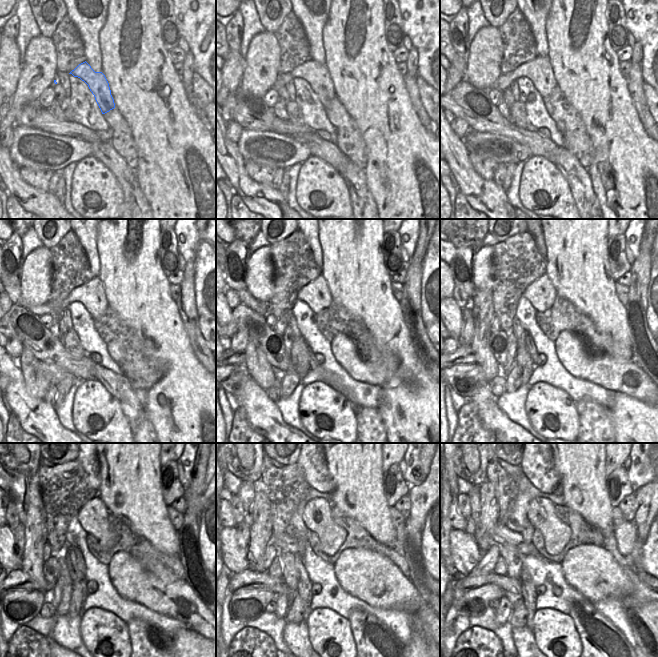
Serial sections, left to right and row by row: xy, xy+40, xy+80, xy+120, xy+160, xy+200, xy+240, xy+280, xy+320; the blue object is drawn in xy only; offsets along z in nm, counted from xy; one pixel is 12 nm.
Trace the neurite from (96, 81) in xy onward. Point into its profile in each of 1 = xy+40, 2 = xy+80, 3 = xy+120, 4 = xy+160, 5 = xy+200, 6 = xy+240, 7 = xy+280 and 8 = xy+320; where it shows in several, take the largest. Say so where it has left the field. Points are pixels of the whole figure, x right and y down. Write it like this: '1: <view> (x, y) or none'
1: xy+40 (317, 75)
2: xy+80 (539, 71)
3: xy+120 (92, 295)
4: xy+160 (316, 294)
5: xy+200 (541, 293)
6: xy+240 (93, 516)
7: xy+280 (316, 515)
8: xy+320 (540, 513)

